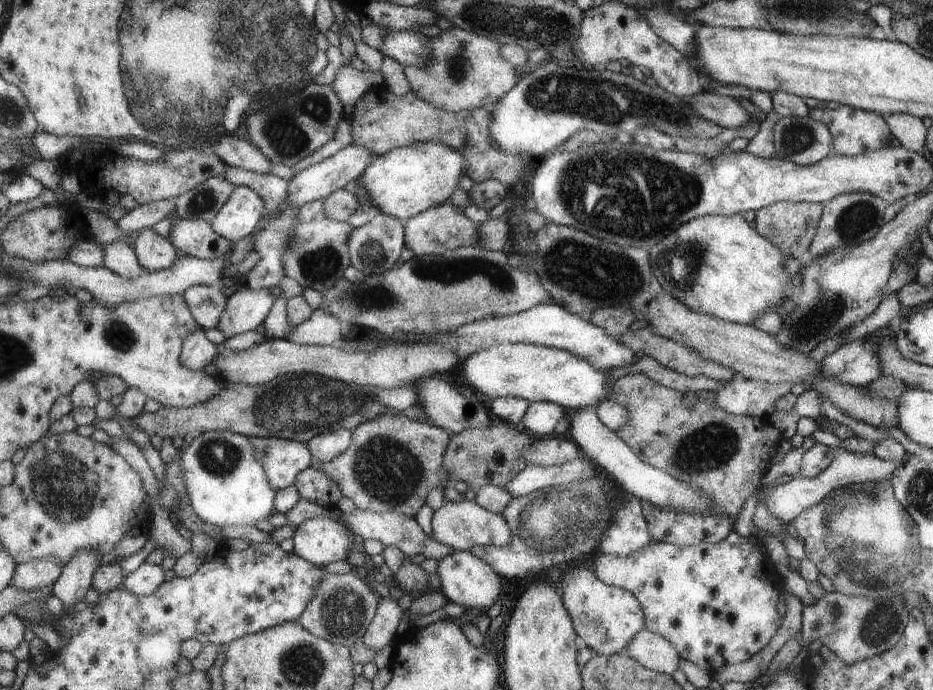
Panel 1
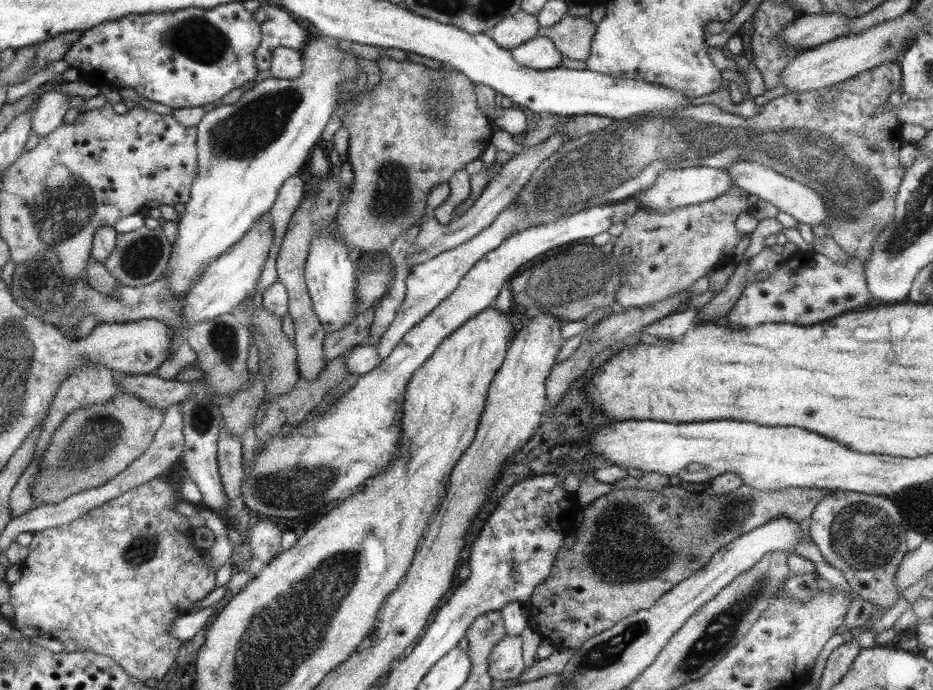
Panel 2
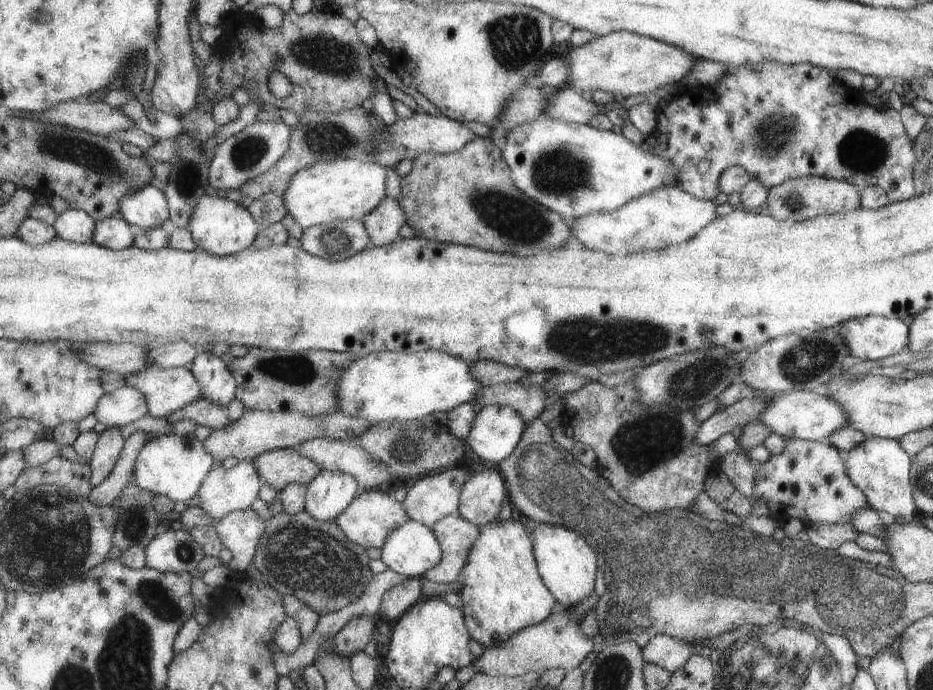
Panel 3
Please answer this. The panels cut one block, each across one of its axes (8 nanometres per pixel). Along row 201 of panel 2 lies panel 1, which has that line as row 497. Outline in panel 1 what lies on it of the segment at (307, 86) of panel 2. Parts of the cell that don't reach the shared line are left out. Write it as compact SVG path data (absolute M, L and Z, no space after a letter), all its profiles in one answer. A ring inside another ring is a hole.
M205 431L191 440L181 452L181 470L184 470L185 486L189 504L203 521L218 528L225 526L255 526L260 520L271 516L275 508L273 502L276 490L273 490L265 474L264 467L257 462L256 453L250 437L229 431Z

